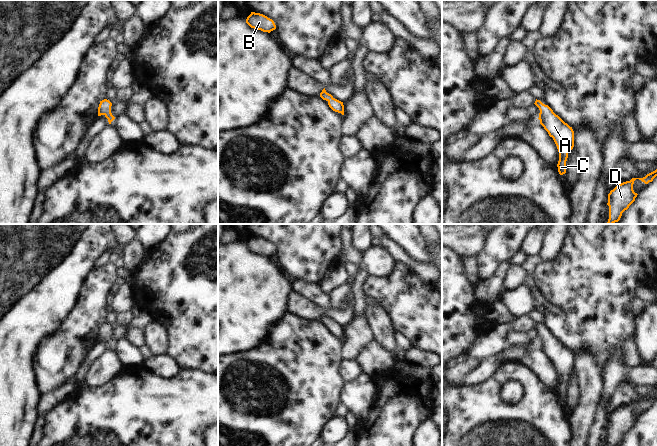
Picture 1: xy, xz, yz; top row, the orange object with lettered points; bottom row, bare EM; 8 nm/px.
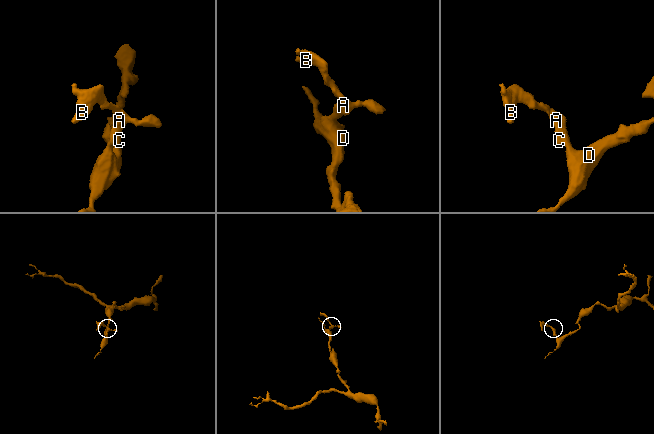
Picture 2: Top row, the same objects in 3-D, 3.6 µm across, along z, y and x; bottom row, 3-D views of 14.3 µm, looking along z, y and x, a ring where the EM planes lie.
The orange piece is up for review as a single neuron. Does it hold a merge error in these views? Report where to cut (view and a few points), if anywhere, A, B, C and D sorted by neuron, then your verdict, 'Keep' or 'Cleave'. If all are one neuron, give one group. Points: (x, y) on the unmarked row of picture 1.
No split. Groups: A B C D. Keep

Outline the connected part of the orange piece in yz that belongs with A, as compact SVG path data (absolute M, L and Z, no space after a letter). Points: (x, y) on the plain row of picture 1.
M537 323L534 328L540 334L538 342L540 348L548 356L549 360L553 362L557 370L559 376L558 396L560 399L563 399L566 397L568 377L574 371L574 355L548 329Z

